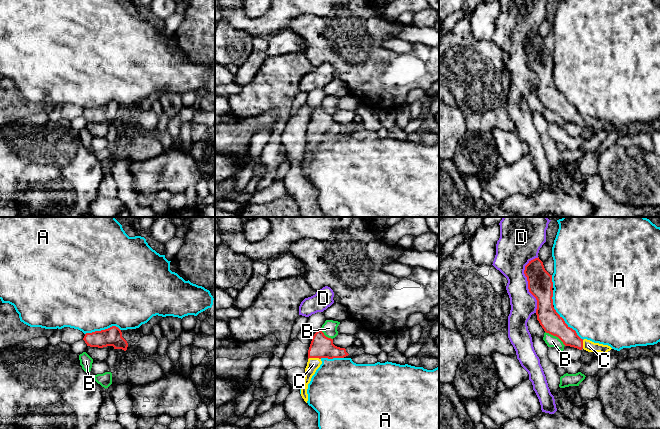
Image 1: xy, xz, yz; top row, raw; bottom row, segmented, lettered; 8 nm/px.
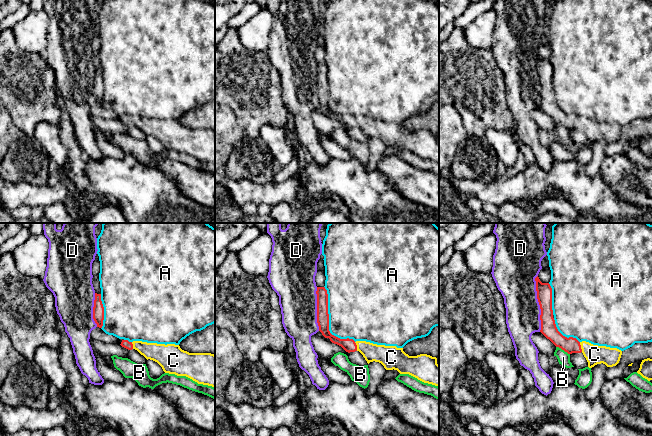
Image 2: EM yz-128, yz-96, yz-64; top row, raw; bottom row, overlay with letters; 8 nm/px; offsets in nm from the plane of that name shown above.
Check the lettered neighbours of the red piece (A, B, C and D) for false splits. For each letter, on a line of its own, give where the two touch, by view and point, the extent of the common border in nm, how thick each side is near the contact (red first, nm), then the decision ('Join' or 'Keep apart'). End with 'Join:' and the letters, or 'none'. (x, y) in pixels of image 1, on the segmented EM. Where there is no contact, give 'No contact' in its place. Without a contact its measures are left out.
A: Touches red at yz (566, 324). Shared border 360 nm. Thickness 170 nm (red) against 480 nm. Keep apart
B: Touches red at yz (555, 335). Shared border 200 nm. Thickness 170 nm (red) against 100 nm. Keep apart
C: Touches red at xz (314, 357). Shared border 100 nm. Thickness 180 nm (red) against 100 nm. Join
D: Touches red at yz (528, 283). Shared border 440 nm. Thickness 200 nm (red) against 260 nm. Keep apart
Join: C

